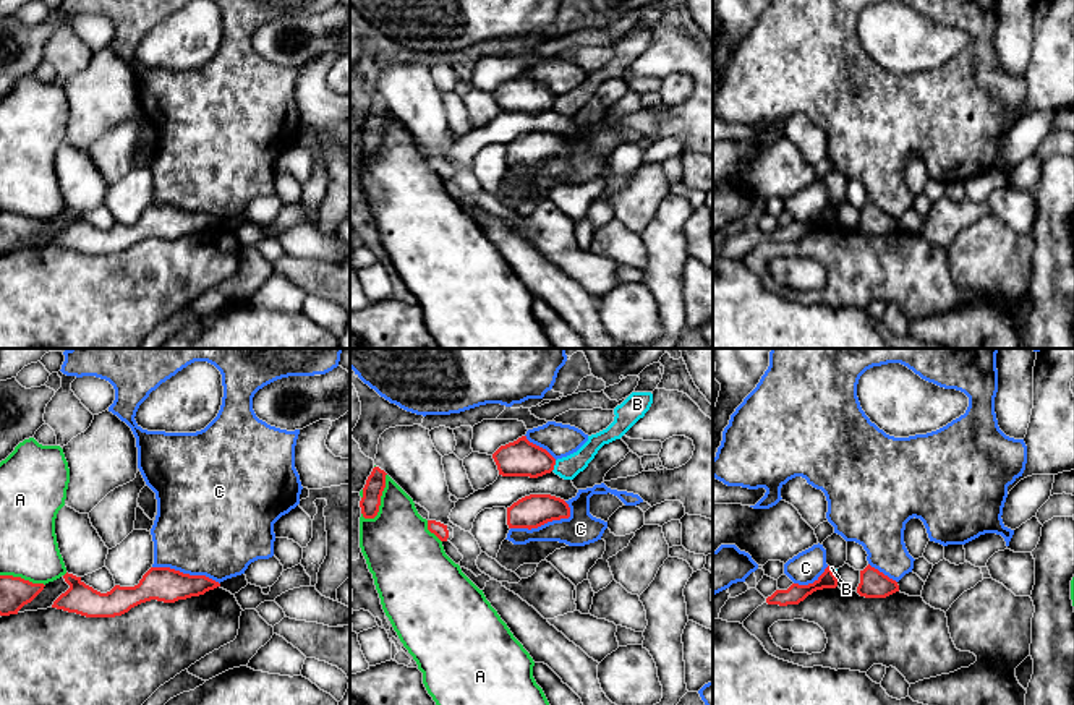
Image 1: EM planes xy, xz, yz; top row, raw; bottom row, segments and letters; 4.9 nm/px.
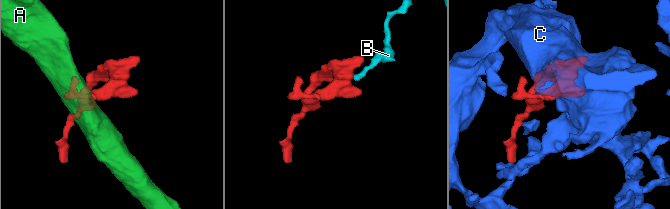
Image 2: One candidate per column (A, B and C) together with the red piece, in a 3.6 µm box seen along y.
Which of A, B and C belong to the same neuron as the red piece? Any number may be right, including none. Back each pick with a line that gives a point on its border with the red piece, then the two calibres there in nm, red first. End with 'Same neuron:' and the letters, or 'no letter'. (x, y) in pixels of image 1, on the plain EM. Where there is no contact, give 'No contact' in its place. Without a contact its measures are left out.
Same neuron: no letter

